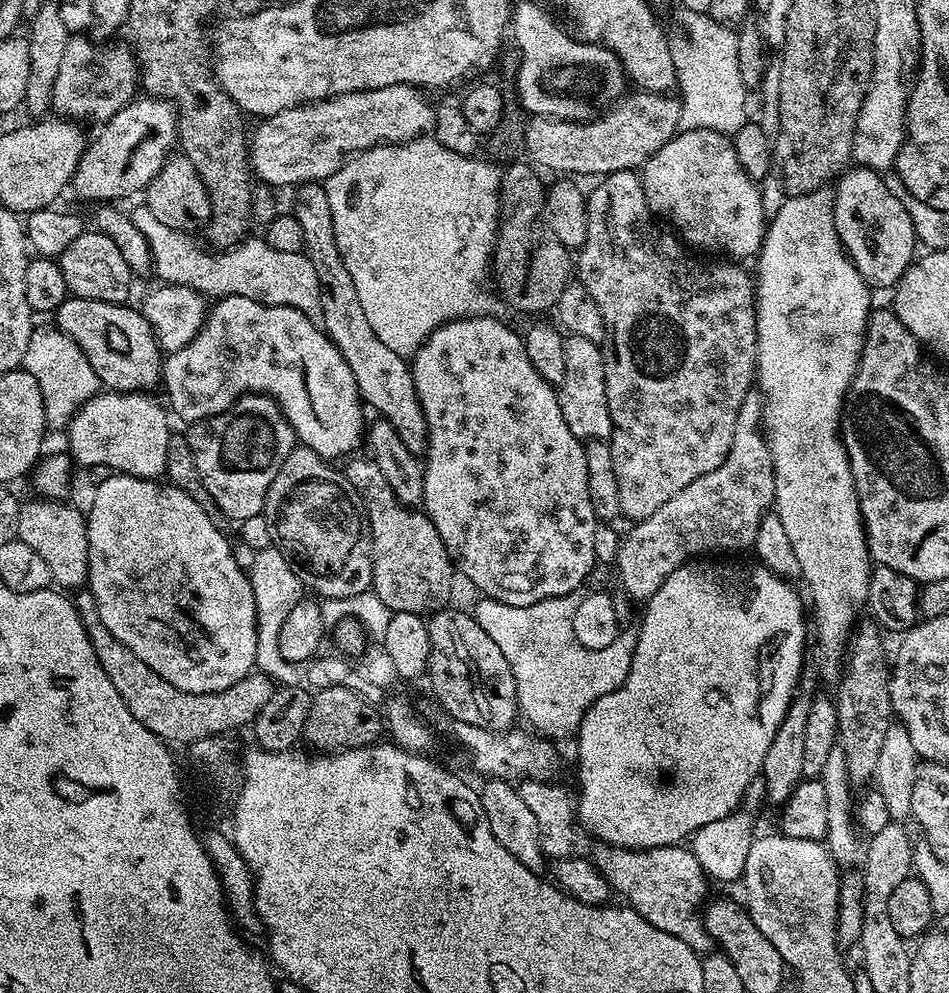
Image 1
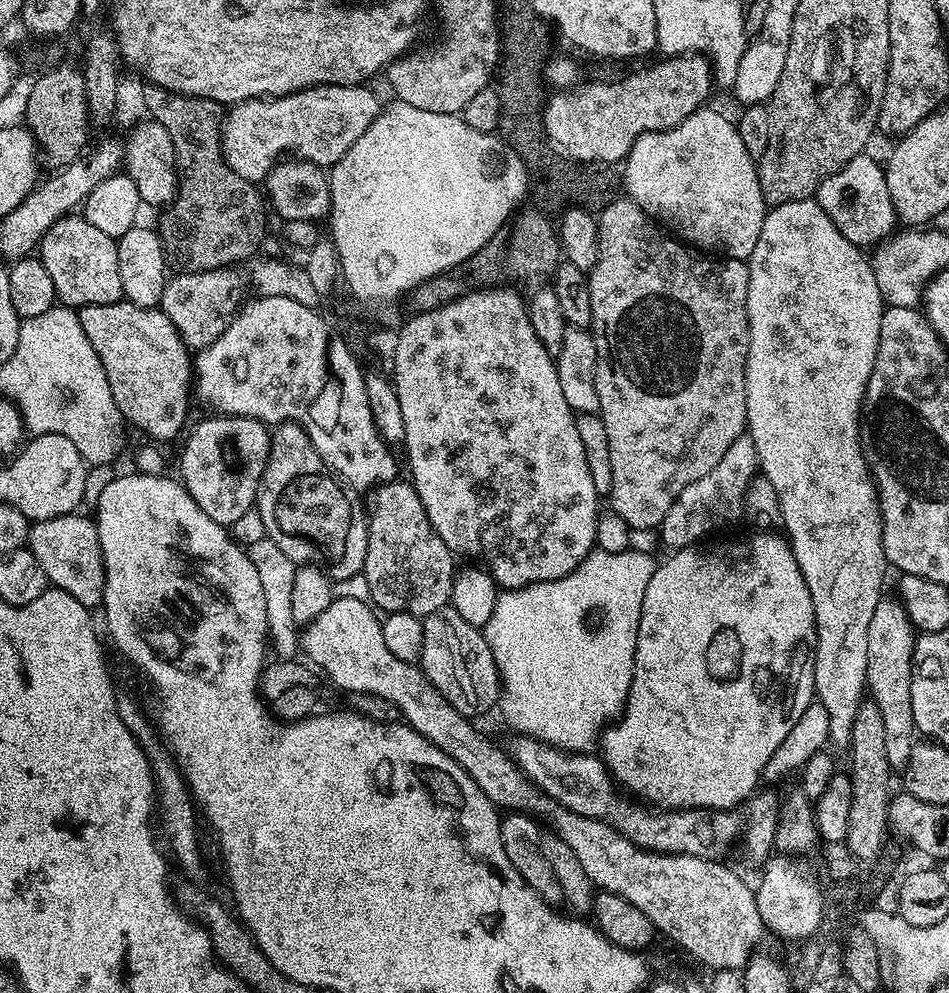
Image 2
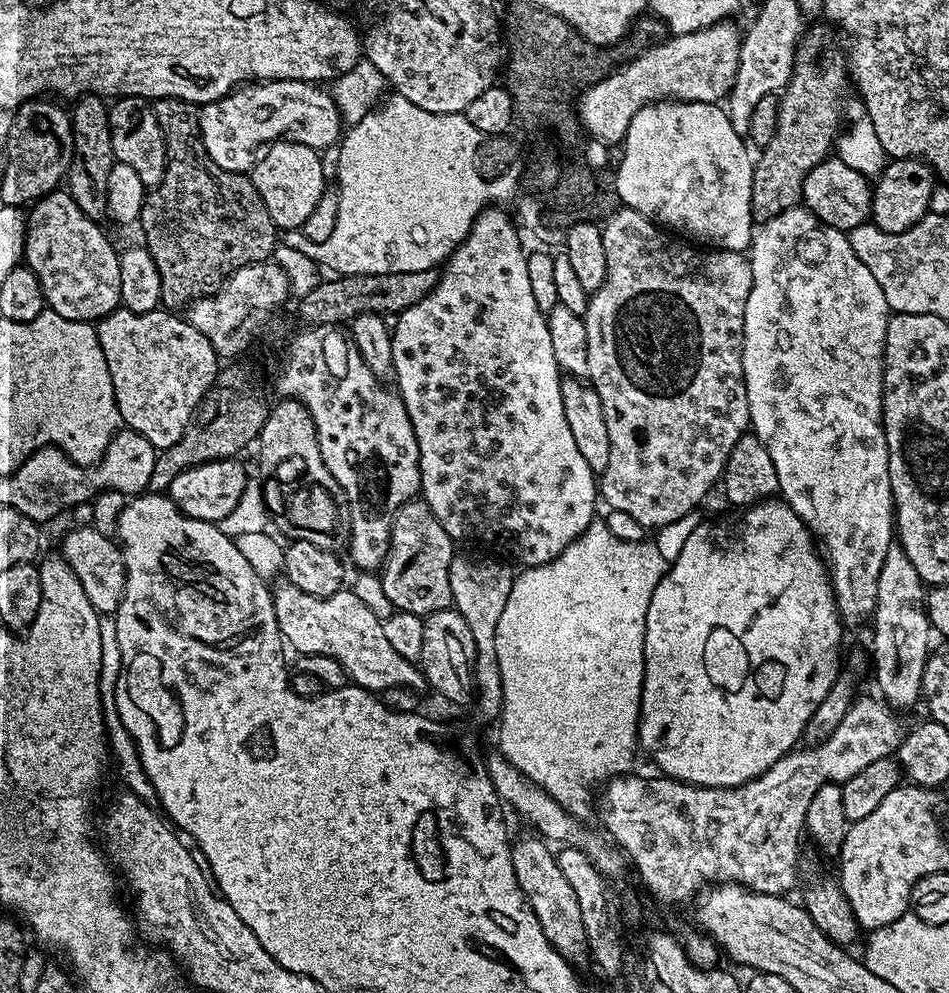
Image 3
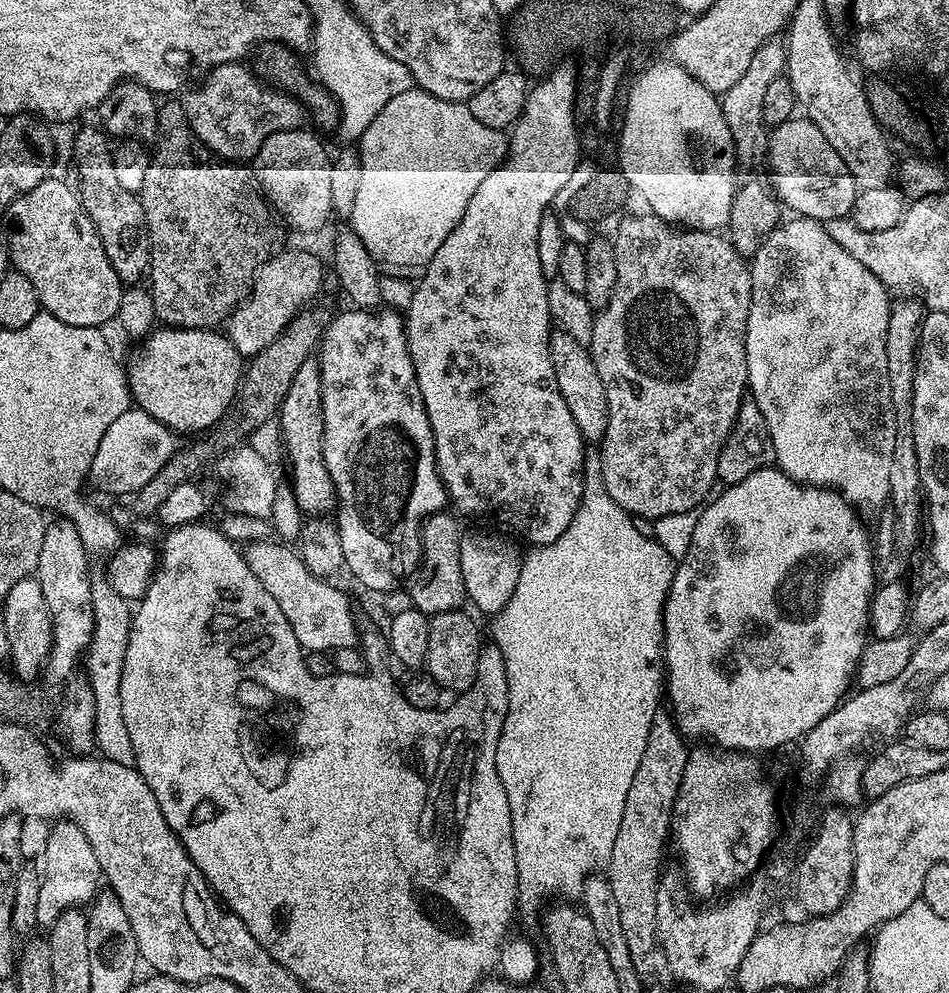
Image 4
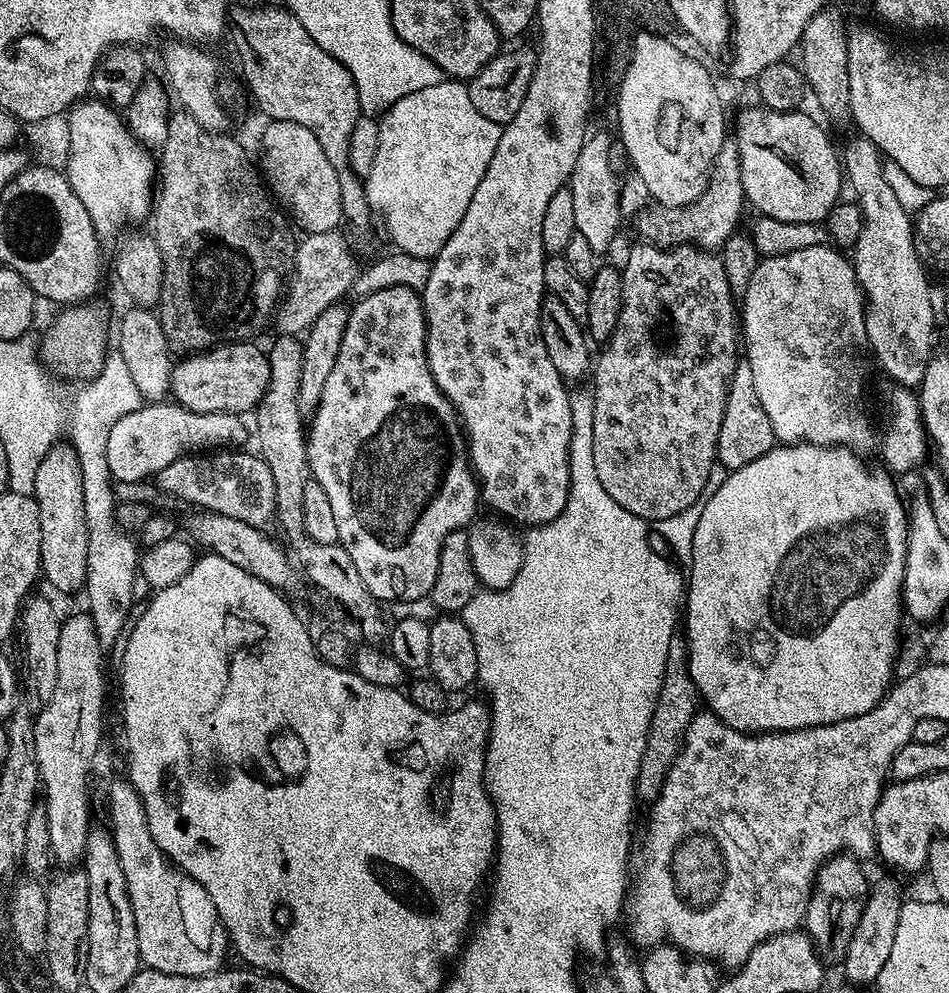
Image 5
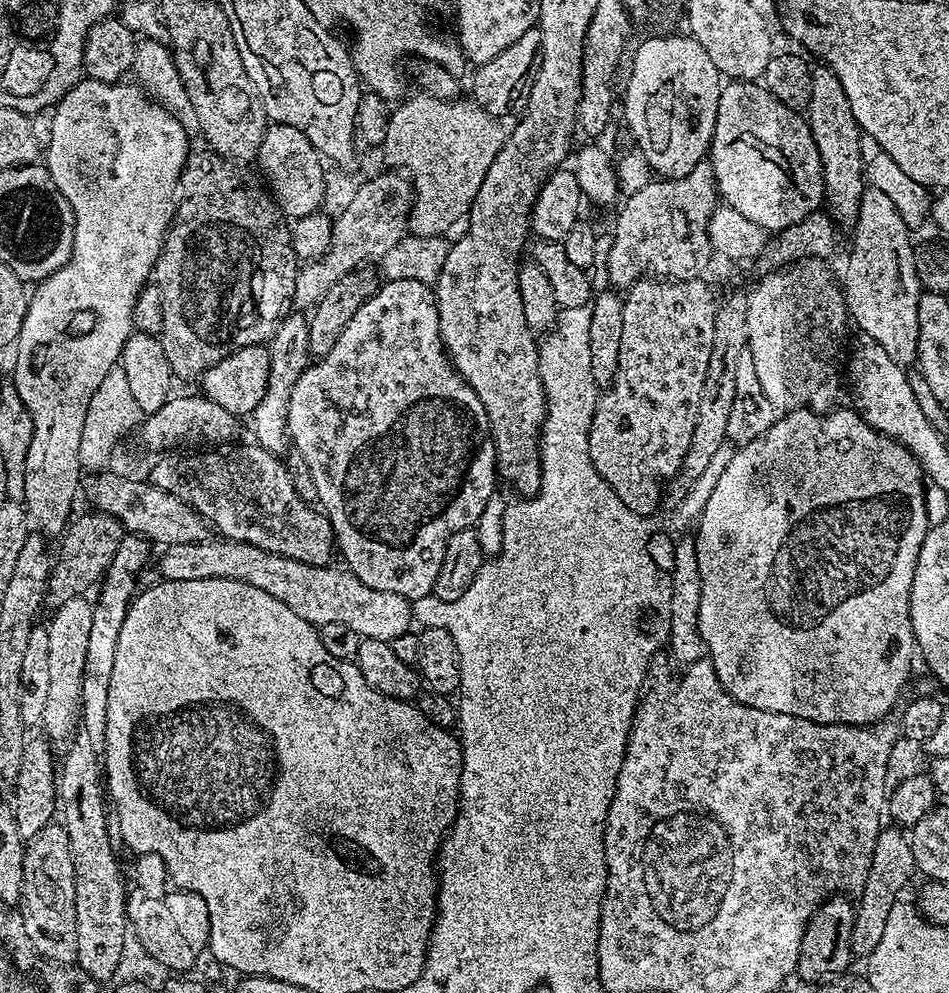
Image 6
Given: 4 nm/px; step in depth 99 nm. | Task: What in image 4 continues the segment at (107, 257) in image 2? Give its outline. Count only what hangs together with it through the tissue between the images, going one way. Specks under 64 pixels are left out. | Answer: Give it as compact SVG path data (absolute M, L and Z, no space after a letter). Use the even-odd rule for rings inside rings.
M55 178L43 180L34 190L28 190L26 194L10 202L10 206L2 213L2 220L2 238L8 247L11 267L26 274L26 278L34 282L34 290L38 294L43 311L58 318L58 322L87 328L103 329L104 324L112 324L117 319L119 300L123 296L124 288L118 274L114 274L114 266L110 266L110 258L106 258L106 250L102 250L102 242L94 230L94 222L90 222L71 183L63 184Z

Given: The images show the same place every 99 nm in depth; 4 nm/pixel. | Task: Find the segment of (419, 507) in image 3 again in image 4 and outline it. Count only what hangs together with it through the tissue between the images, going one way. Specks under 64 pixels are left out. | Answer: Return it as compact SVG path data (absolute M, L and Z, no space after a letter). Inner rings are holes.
M441 510L429 516L420 529L420 566L412 573L406 591L412 607L430 618L463 609L466 604L460 557L462 527L459 523L461 521L451 511Z

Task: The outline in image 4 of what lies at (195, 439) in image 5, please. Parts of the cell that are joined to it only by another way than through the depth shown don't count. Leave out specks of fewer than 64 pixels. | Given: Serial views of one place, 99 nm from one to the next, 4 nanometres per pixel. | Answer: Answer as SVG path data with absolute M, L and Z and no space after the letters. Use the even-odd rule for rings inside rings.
M138 407L124 411L110 424L98 446L89 472L89 481L98 489L110 494L136 494L158 474L179 449L179 437L171 428L158 423L152 415Z

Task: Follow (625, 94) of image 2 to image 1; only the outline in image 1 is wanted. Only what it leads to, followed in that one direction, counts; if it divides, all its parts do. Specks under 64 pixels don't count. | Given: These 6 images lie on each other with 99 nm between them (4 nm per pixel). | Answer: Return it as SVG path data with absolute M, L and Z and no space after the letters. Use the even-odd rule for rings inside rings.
M632 90L615 106L587 122L538 116L527 121L524 147L527 155L532 155L531 159L541 169L560 172L556 174L600 178L609 172L640 170L654 153L662 150L662 146L666 146L666 142L676 135L680 103L672 94Z

